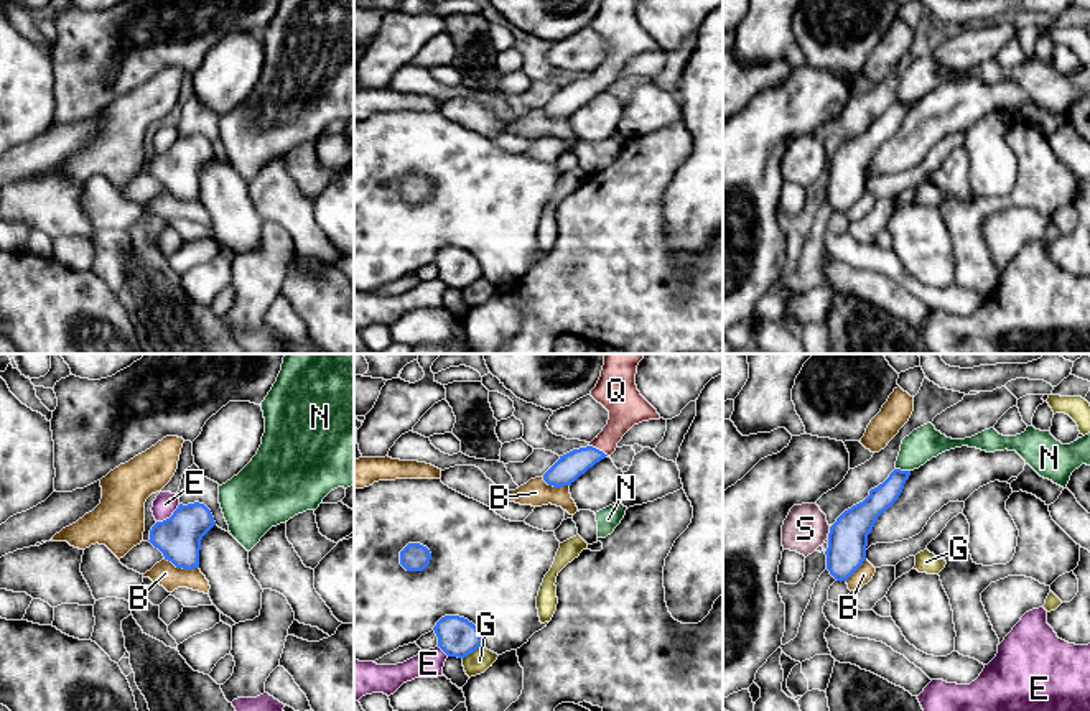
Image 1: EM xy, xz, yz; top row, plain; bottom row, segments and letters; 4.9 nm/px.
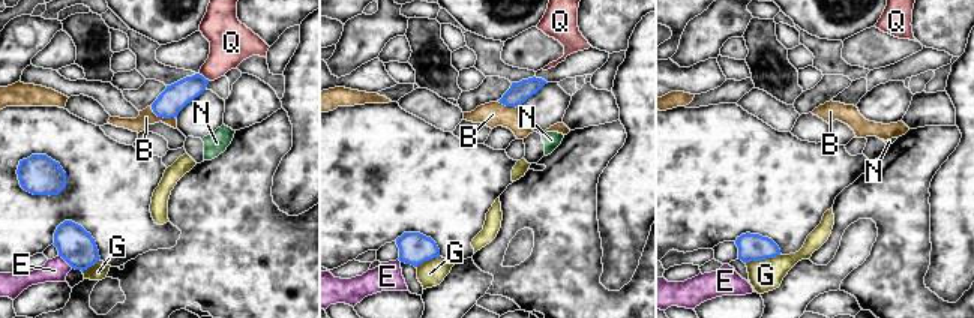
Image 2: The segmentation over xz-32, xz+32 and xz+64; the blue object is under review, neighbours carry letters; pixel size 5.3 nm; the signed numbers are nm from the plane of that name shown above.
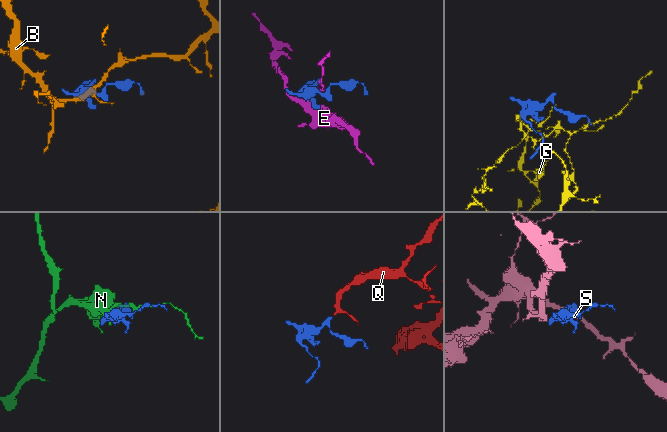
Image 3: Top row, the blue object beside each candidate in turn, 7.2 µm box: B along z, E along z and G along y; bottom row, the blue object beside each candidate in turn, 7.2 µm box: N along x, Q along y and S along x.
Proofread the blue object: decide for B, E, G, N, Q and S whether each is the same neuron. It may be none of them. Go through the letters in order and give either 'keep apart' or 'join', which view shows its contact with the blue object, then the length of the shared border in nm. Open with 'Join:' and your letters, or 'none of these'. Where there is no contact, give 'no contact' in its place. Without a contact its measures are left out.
Join: Q
B: keep apart; meets blue in xy; contact 180 nm long
E: keep apart; meets blue in xy; contact 150 nm long
G: keep apart; meets blue in xz; contact 120 nm long
N: keep apart; meets blue in yz; contact 70 nm long
Q: join; meets blue in xz; contact 110 nm long
S: keep apart; meets blue in yz; contact 60 nm long

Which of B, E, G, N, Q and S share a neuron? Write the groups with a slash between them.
B / E / G / N / Q / S

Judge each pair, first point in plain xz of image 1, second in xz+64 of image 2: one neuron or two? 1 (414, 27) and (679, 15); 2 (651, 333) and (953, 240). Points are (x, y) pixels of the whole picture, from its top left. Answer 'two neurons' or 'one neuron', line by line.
1: two neurons
2: two neurons

